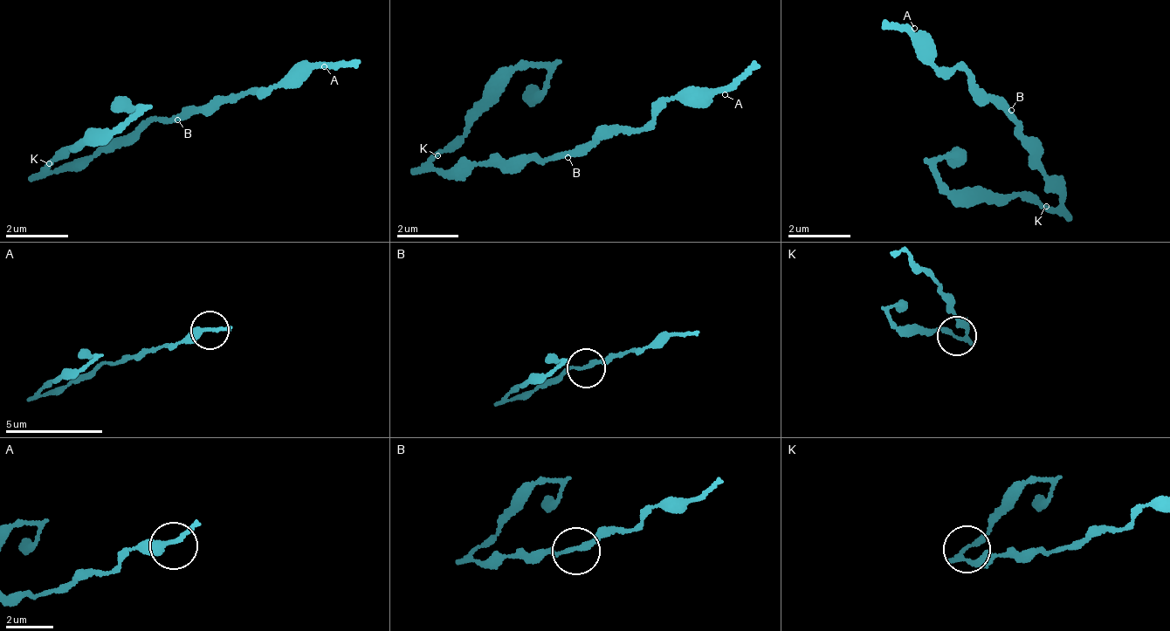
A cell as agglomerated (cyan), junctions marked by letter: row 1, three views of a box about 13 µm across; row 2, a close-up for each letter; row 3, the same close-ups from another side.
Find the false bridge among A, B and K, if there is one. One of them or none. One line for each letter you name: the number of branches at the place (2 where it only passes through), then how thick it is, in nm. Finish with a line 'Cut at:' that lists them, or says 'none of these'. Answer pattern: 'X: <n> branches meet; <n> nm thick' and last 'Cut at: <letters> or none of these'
K: 2 branches meet; 220 nm thick
Cut at: K

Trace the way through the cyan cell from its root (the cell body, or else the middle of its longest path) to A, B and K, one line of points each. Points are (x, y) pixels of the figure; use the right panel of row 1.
A: (1032, 151), (985, 87), (975, 85), (960, 65), (949, 69), (936, 63), (911, 34), (914, 28)
B: (1032, 151), (1015, 134), (1007, 116), (1011, 110)
K: (1032, 151), (1060, 194), (1056, 206), (1049, 208)

